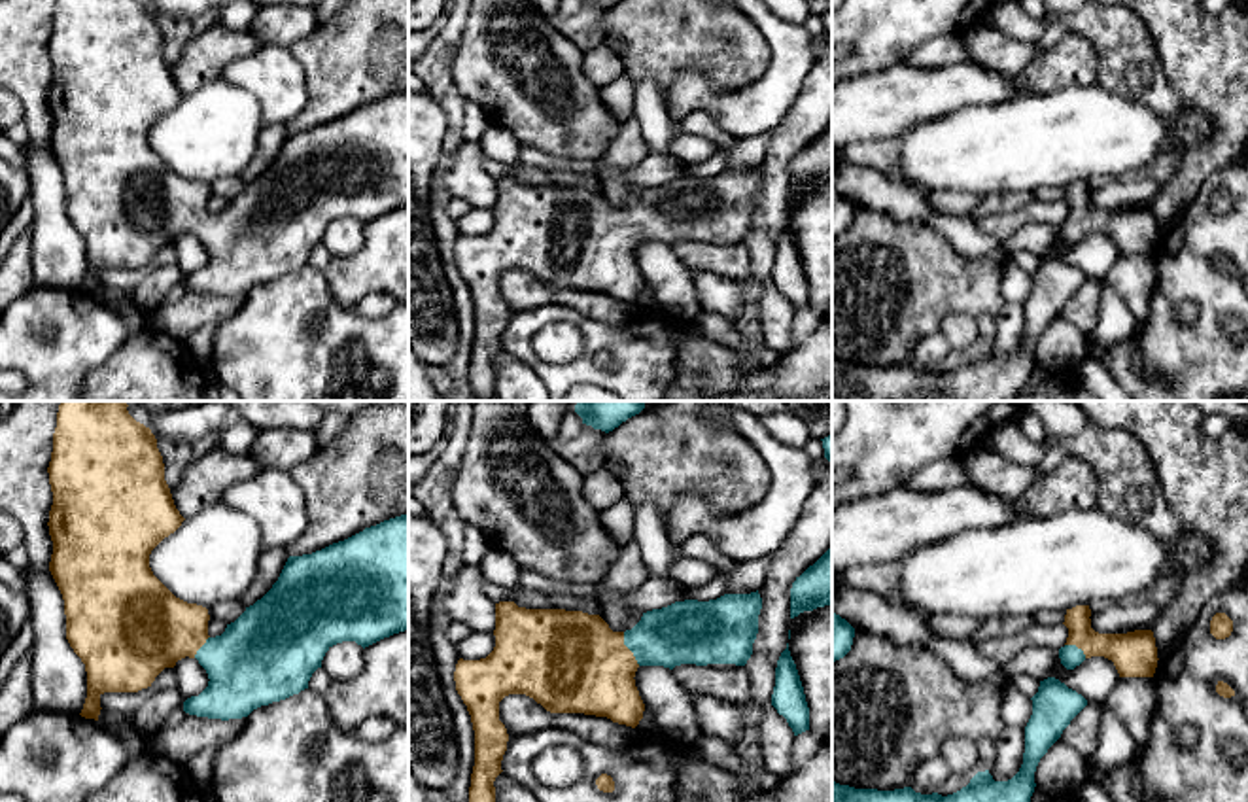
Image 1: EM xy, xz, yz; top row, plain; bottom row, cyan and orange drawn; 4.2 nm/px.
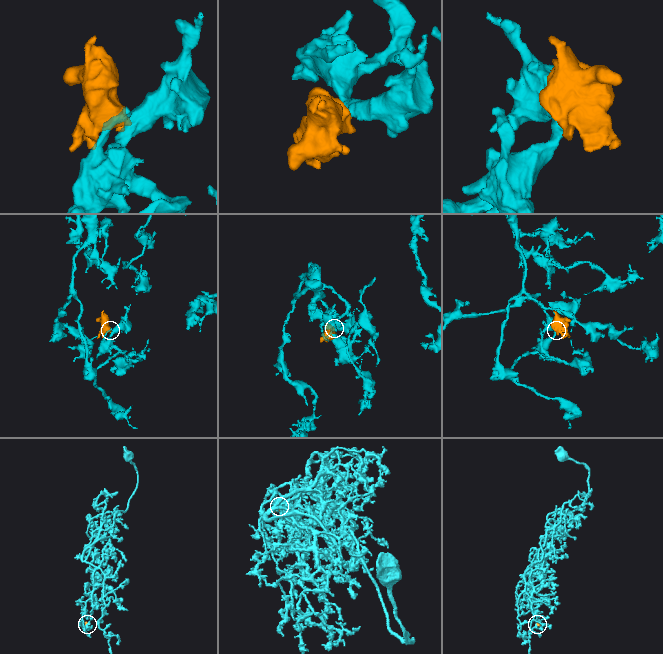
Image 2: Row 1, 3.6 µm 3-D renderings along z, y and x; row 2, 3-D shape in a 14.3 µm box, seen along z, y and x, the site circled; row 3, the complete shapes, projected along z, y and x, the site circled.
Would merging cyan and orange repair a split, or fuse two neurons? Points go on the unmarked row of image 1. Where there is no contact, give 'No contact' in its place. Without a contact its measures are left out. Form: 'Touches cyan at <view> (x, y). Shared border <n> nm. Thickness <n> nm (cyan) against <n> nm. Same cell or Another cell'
Touches cyan at xz (628, 224). Shared border 160 nm. Thickness 280 nm (cyan) against 440 nm. Same cell

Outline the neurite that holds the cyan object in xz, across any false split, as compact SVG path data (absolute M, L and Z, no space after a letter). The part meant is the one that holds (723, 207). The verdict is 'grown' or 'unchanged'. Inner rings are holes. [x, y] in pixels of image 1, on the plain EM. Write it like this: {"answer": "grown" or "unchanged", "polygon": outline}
{"answer": "grown", "polygon": "M724 170L717 176L675 178L643 189L626 208L613 208L599 191L565 185L526 185L514 178L495 180L495 223L480 236L459 235L454 248L456 267L471 291L475 306L475 342L469 363L473 393L486 401L495 393L495 354L503 348L501 337L509 310L499 297L499 278L509 270L526 270L550 289L584 289L607 293L613 299L635 305L643 295L645 280L635 263L639 242L681 240L736 240L745 242L758 210L762 174L751 170Z"}

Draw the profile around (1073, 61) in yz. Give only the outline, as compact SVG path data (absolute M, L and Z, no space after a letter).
M1066 32L1051 49L1034 55L1014 79L1021 95L1095 85L1097 53L1085 38Z

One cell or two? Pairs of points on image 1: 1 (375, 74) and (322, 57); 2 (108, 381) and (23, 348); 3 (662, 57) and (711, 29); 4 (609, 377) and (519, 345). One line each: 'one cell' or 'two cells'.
1: one cell
2: two cells
3: one cell
4: one cell

